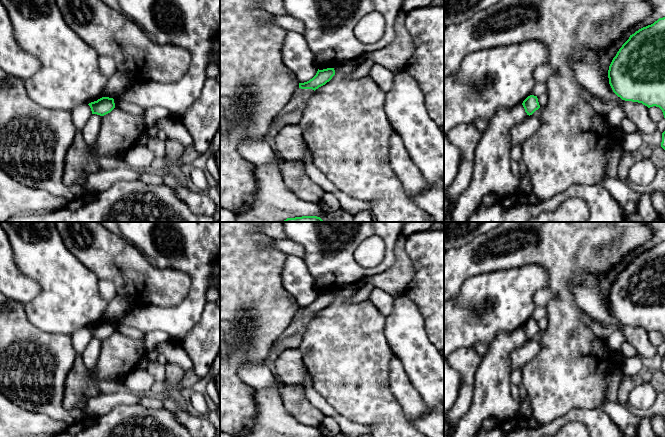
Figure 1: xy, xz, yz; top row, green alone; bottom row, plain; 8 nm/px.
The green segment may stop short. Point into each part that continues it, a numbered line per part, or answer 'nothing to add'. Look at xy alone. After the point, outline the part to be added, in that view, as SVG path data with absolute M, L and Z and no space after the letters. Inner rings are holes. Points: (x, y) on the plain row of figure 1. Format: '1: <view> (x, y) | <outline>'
nothing to add

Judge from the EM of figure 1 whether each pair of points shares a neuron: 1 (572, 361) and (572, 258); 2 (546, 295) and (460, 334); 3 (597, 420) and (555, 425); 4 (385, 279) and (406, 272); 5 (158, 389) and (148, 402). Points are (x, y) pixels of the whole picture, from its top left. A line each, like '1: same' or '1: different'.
1: same
2: different
3: same
4: same
5: different

